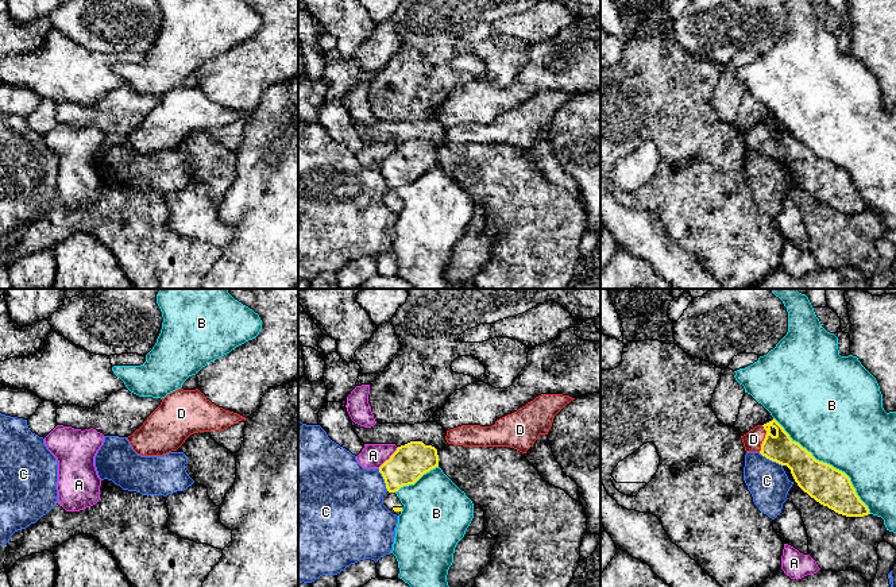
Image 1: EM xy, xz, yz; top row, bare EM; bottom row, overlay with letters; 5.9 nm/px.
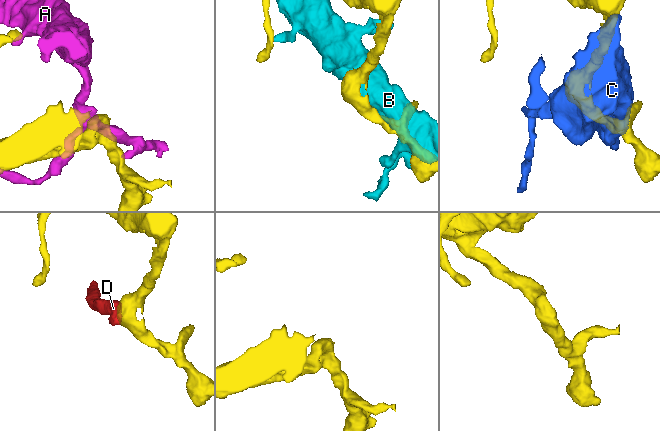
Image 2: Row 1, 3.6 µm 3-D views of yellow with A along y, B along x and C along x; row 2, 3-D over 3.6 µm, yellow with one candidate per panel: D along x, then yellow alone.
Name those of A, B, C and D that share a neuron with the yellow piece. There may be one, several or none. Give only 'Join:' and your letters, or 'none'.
Join: D

